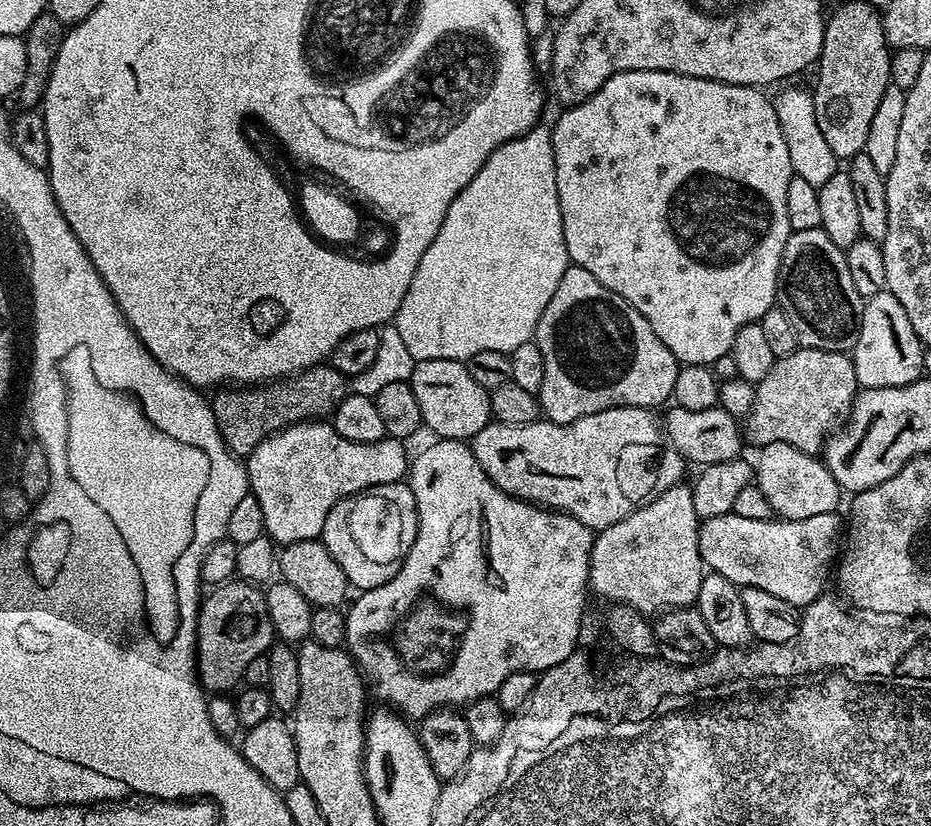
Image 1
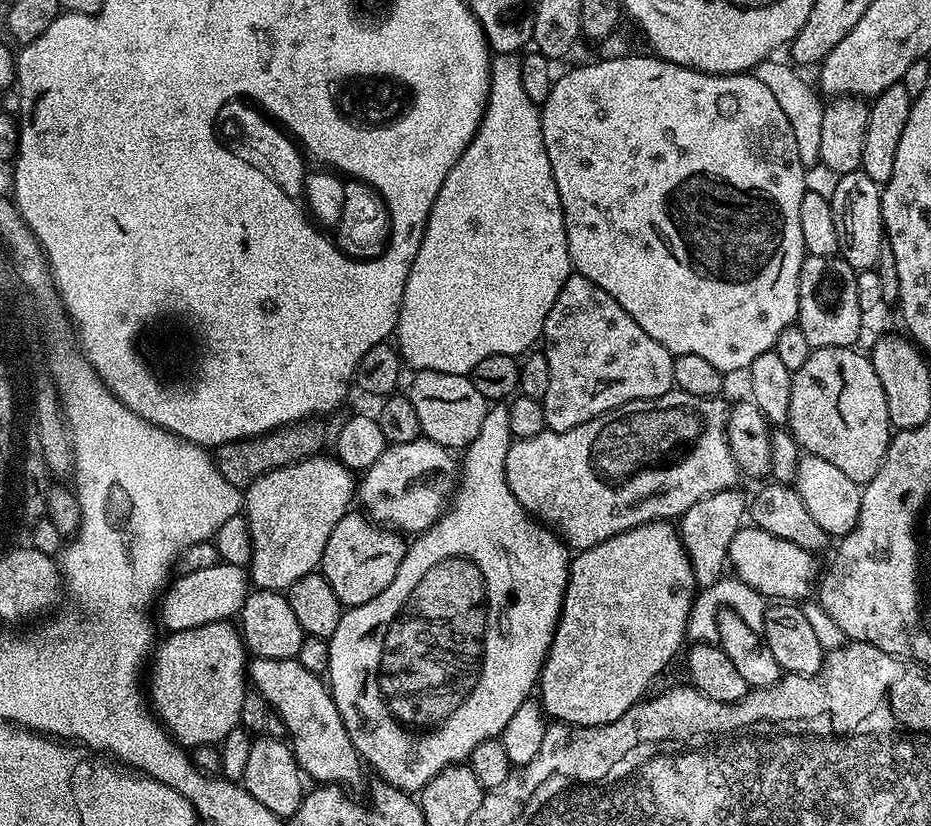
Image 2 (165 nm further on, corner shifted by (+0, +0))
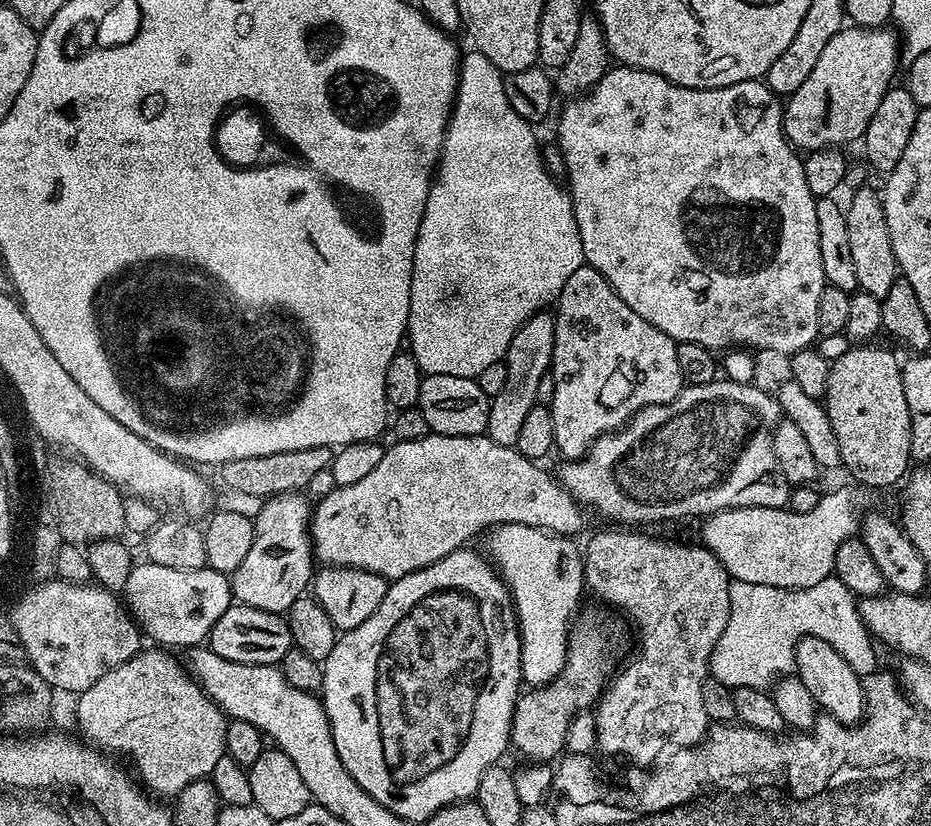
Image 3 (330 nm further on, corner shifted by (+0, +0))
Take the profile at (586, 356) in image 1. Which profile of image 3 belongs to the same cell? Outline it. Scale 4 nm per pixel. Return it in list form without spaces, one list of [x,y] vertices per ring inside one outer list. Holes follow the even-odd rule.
[[[585,266],[566,278],[566,286],[562,286],[554,301],[554,319],[550,369],[554,378],[554,394],[550,407],[554,418],[554,448],[567,461],[580,459],[601,434],[621,427],[638,410],[670,402],[685,387],[682,370],[678,370],[677,341],[662,334],[658,326],[650,326],[646,318],[638,318],[638,314],[618,298],[610,282],[606,282],[598,270]]]

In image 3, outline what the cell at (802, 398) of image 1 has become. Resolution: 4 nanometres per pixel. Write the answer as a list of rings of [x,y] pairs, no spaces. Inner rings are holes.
[[[870,346],[845,347],[844,353],[831,361],[822,403],[834,428],[834,438],[838,440],[841,465],[848,467],[849,474],[868,488],[888,488],[891,484],[899,485],[909,475],[914,460],[910,406],[906,406],[906,390],[902,390],[901,361],[896,361],[888,348],[866,347]]]

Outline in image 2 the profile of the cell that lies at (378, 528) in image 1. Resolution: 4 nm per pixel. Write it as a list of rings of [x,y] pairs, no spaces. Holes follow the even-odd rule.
[[[349,510],[344,513],[338,526],[330,530],[319,571],[326,582],[330,582],[334,594],[338,594],[341,605],[356,608],[370,602],[370,598],[382,594],[382,590],[386,590],[386,586],[394,582],[394,574],[398,574],[398,566],[402,566],[405,551],[406,540],[401,533],[377,524],[363,511]]]

